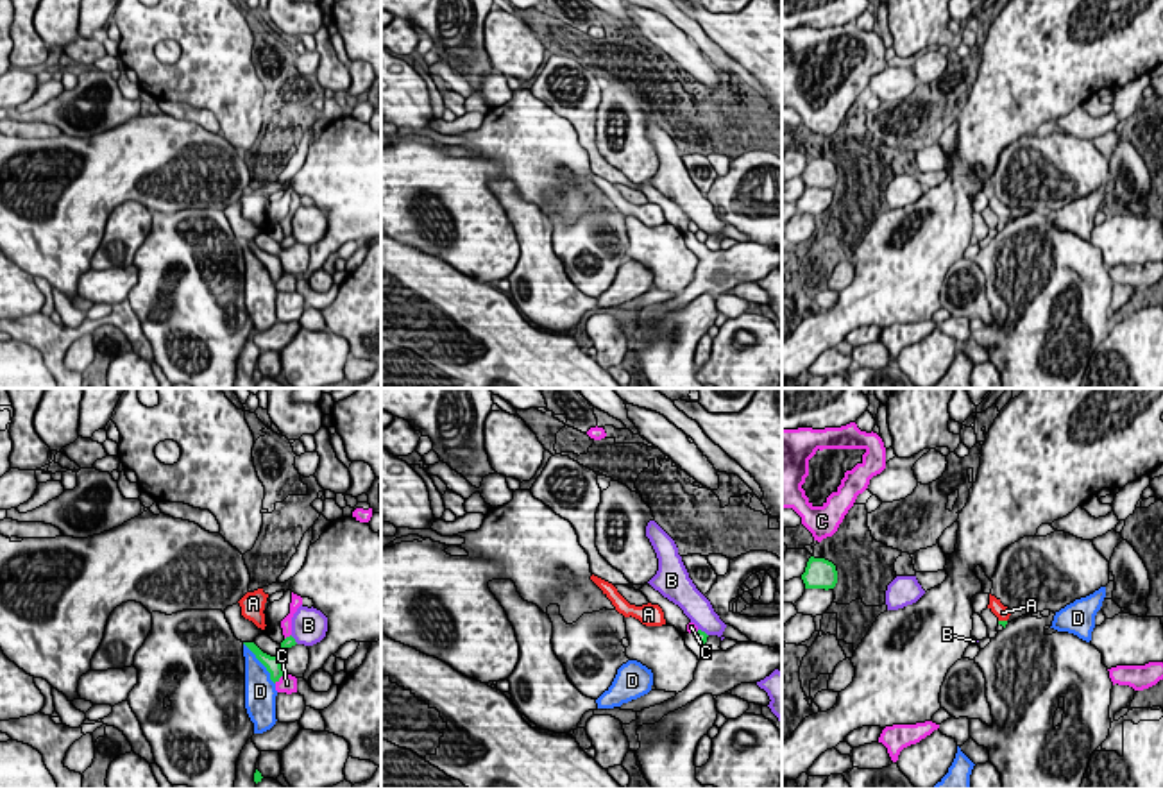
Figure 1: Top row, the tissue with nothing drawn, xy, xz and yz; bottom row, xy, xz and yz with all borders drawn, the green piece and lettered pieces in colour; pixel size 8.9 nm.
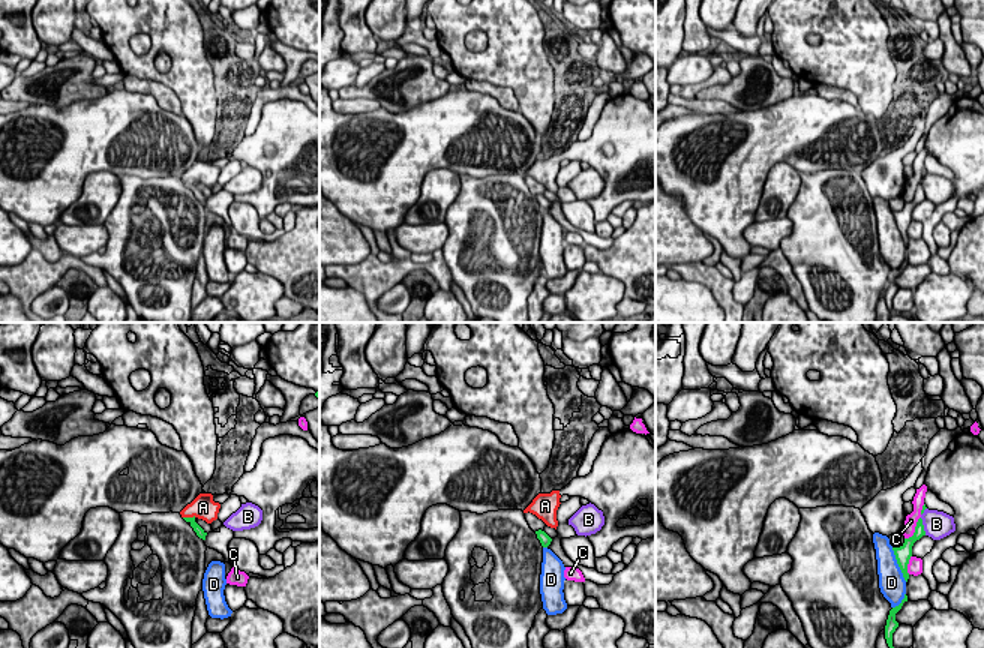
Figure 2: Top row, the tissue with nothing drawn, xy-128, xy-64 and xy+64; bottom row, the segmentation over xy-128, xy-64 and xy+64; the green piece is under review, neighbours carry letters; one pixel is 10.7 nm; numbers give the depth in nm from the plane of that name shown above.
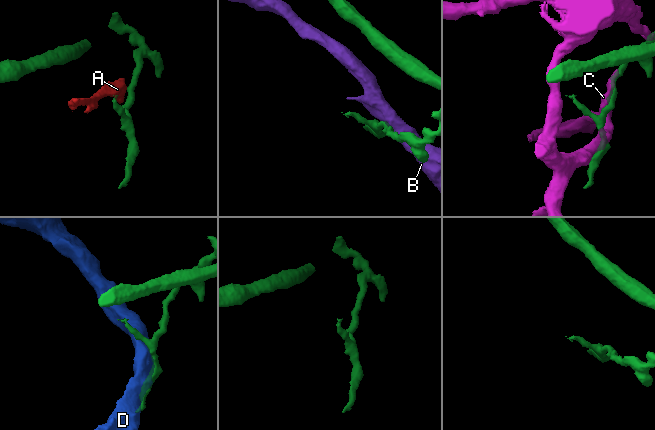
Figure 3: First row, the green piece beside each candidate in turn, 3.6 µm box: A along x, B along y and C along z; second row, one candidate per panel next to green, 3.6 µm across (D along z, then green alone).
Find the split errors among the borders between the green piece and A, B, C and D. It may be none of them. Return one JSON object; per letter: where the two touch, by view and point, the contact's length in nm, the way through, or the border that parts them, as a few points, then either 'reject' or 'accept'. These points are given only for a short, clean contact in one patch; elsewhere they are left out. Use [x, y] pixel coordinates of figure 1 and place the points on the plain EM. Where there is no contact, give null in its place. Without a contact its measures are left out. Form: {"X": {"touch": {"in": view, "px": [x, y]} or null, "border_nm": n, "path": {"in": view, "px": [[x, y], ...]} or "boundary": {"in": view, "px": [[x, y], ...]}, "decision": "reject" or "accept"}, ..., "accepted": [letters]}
{"A": {"touch": {"in": "yz", "px": [1002, 220]}, "border_nm": 80, "boundary": {"in": "yz", "px": [[999, 219], [1006, 220]]}, "decision": "reject"}, "B": {"touch": {"in": "xz", "px": [704, 231]}, "border_nm": 120, "boundary": {"in": "xz", "px": [[698, 228], [707, 235]]}, "decision": "reject"}, "C": {"touch": {"in": "xy", "px": [278, 278]}, "border_nm": 130, "decision": "reject"}, "D": {"touch": {"in": "xy", "px": [262, 262]}, "border_nm": 480, "decision": "reject"}, "accepted": []}

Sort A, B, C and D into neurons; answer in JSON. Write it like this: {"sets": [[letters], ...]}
{"sets": [["A"], ["B"], ["C"], ["D"]]}

